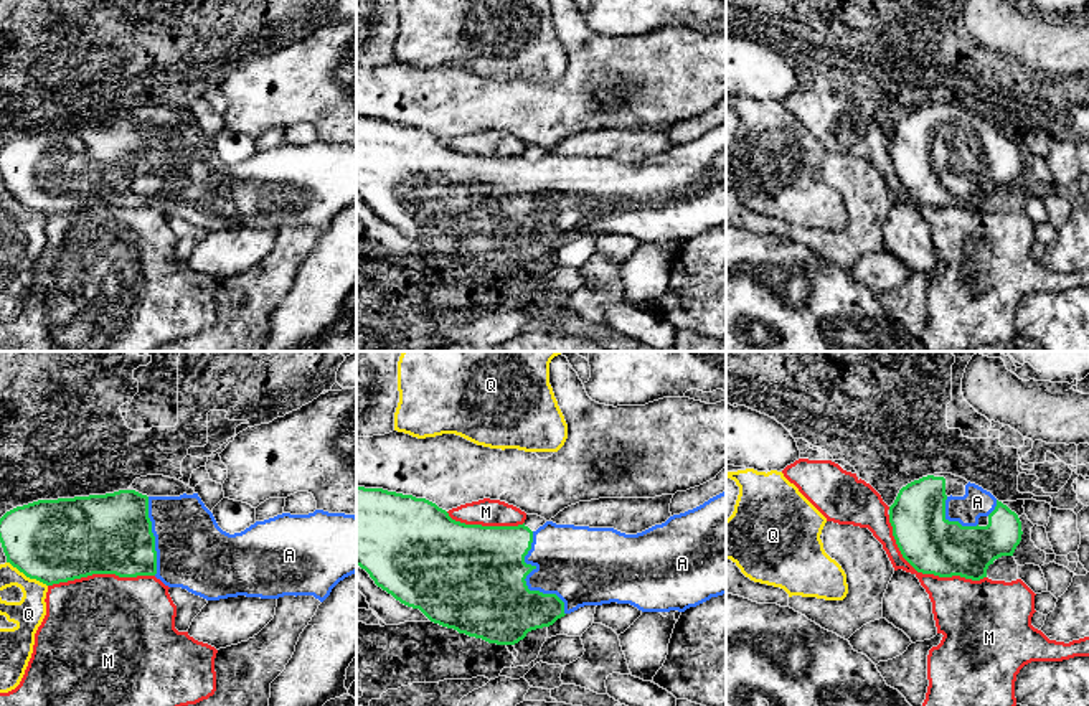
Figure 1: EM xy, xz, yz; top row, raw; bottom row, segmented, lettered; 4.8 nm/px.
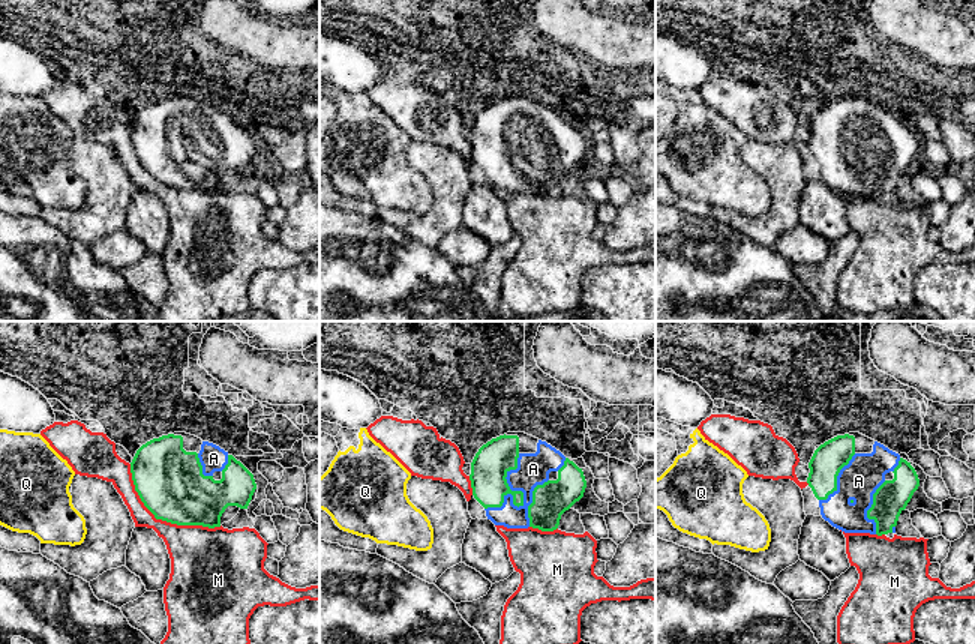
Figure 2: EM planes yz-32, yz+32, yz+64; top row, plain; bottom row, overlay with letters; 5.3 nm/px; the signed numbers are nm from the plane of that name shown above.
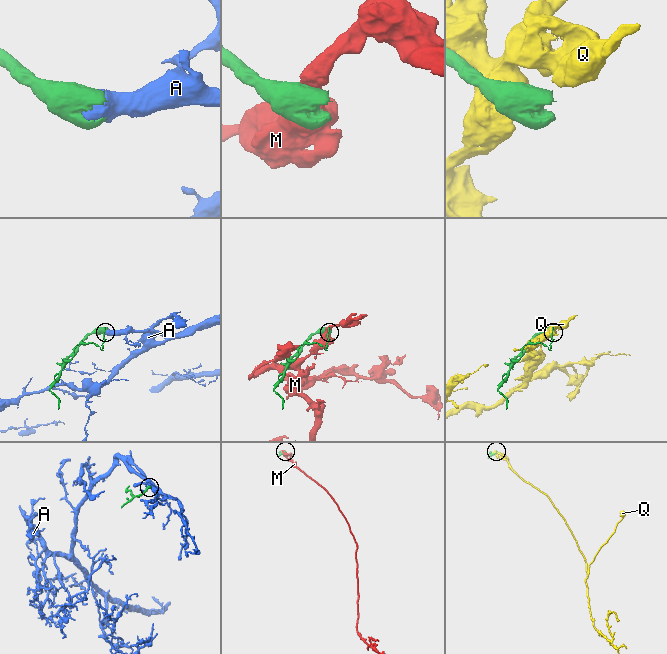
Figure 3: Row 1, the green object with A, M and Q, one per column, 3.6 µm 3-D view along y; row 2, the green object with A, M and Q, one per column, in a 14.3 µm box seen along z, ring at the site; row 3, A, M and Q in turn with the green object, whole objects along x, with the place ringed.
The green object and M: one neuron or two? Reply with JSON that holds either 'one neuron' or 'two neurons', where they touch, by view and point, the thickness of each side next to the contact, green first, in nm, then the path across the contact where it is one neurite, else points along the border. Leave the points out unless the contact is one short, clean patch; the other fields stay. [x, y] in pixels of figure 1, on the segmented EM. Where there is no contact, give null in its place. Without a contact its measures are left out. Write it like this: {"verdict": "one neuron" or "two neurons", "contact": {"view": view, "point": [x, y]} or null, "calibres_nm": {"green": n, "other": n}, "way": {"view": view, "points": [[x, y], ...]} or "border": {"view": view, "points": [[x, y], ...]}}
{"verdict": "two neurons", "contact": {"view": "yz", "point": [924, 573]}, "calibres_nm": {"green": 280, "other": 280}}

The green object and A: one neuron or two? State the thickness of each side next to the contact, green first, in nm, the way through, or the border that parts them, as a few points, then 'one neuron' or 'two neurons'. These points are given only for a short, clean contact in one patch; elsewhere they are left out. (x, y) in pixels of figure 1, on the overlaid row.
500 nm thick on the green side, 360 nm on the other; one neuron

